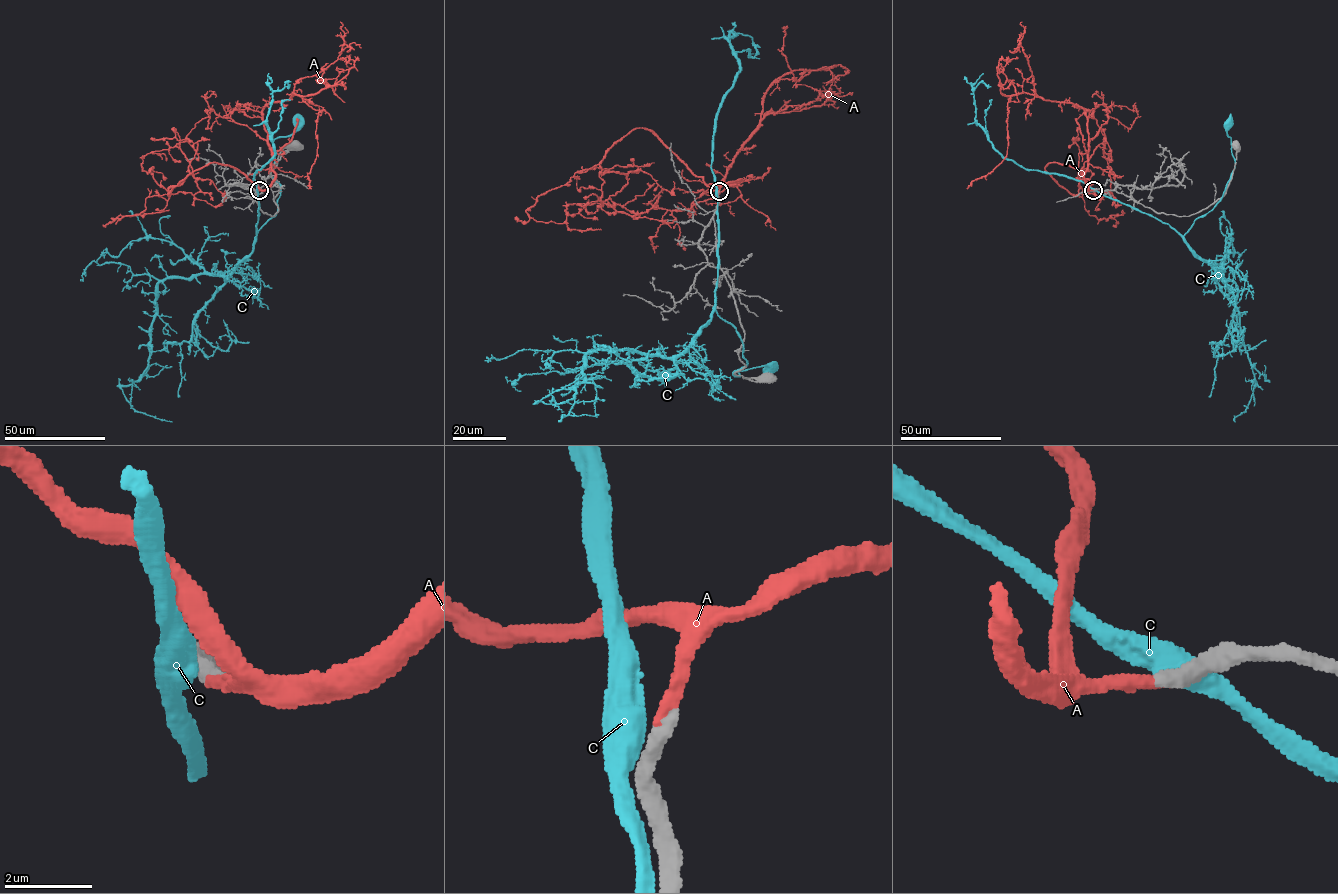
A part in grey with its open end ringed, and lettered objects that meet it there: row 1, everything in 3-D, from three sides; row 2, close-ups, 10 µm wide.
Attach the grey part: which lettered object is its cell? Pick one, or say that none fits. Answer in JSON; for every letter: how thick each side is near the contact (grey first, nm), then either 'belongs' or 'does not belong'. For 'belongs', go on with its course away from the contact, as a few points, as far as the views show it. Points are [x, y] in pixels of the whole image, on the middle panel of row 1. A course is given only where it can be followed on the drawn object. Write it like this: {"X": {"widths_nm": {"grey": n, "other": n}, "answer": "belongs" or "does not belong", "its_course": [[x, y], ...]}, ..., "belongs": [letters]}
{"A": {"widths_nm": {"grey": 420, "other": 320}, "answer": "belongs", "its_course": [[719, 191], [739, 178], [723, 180], [759, 123], [764, 93], [780, 79], [798, 81], [782, 52], [787, 26]]}, "C": {"widths_nm": {"grey": 380, "other": 550}, "answer": "does not belong"}, "belongs": ["A"]}

